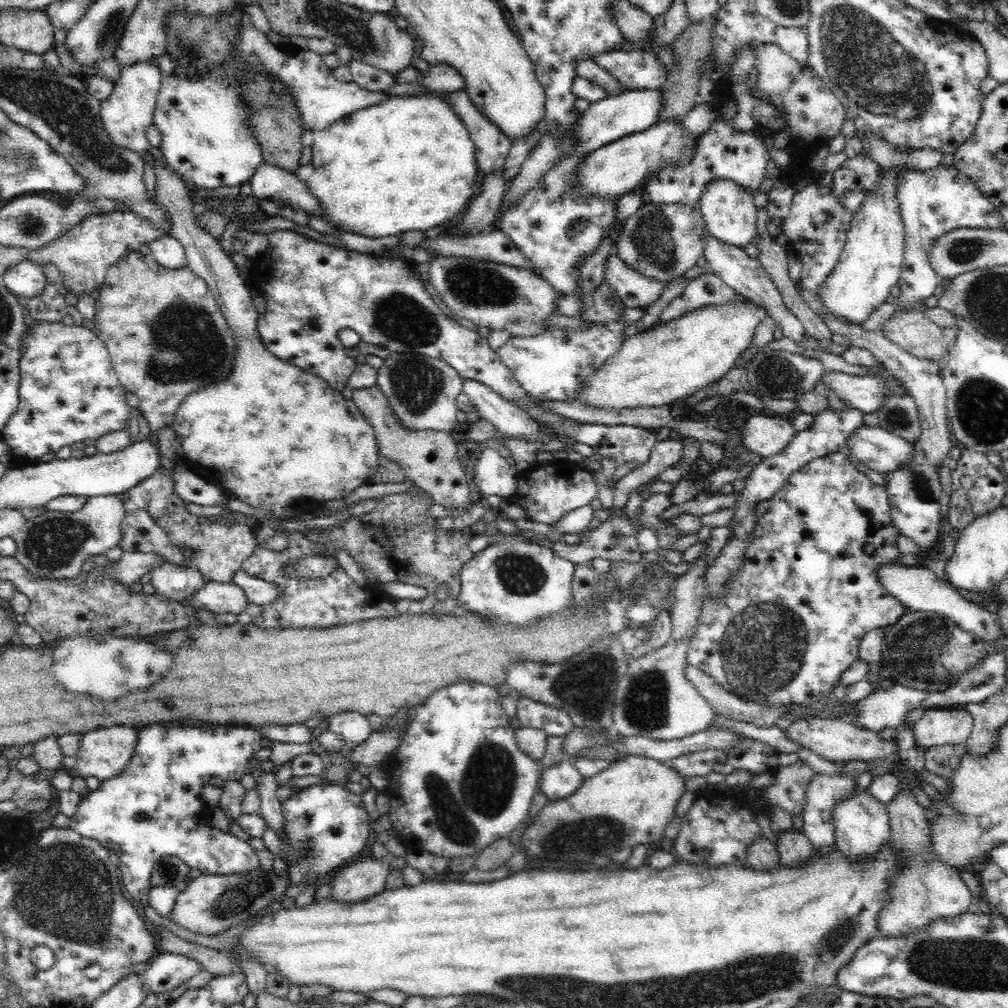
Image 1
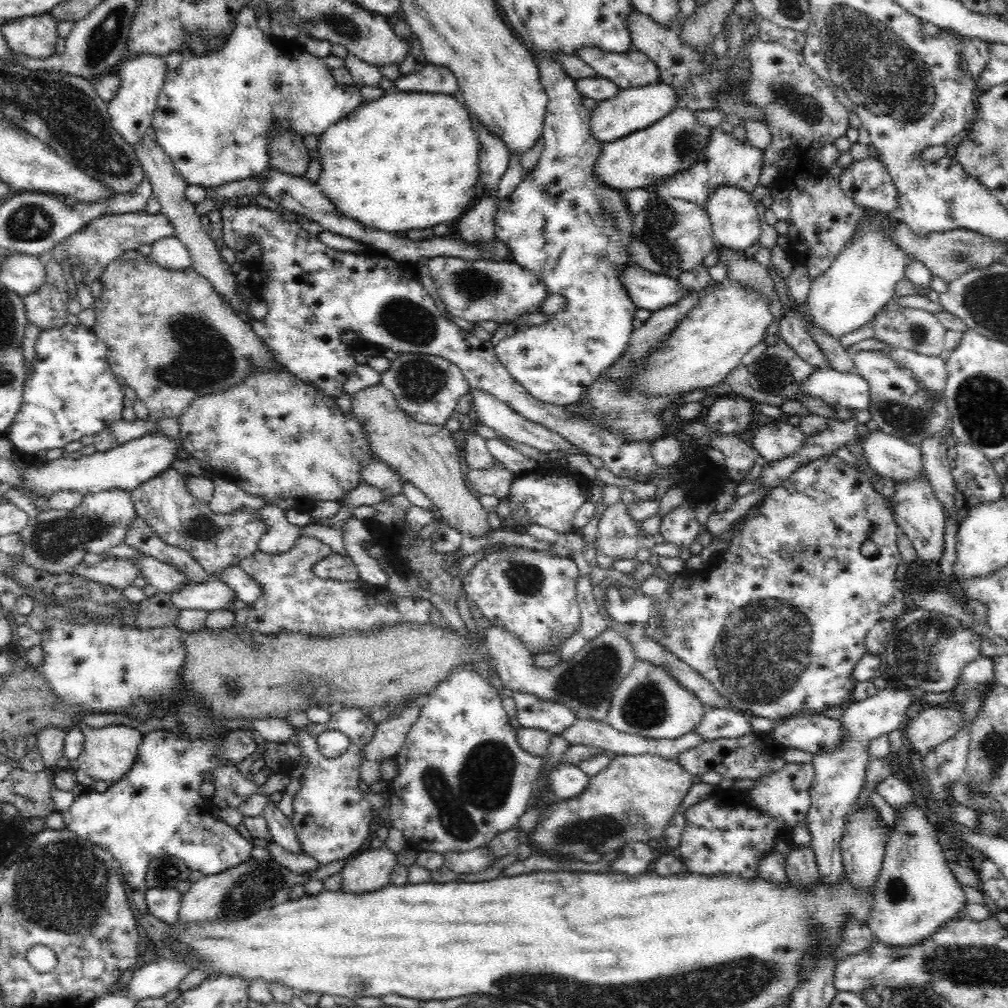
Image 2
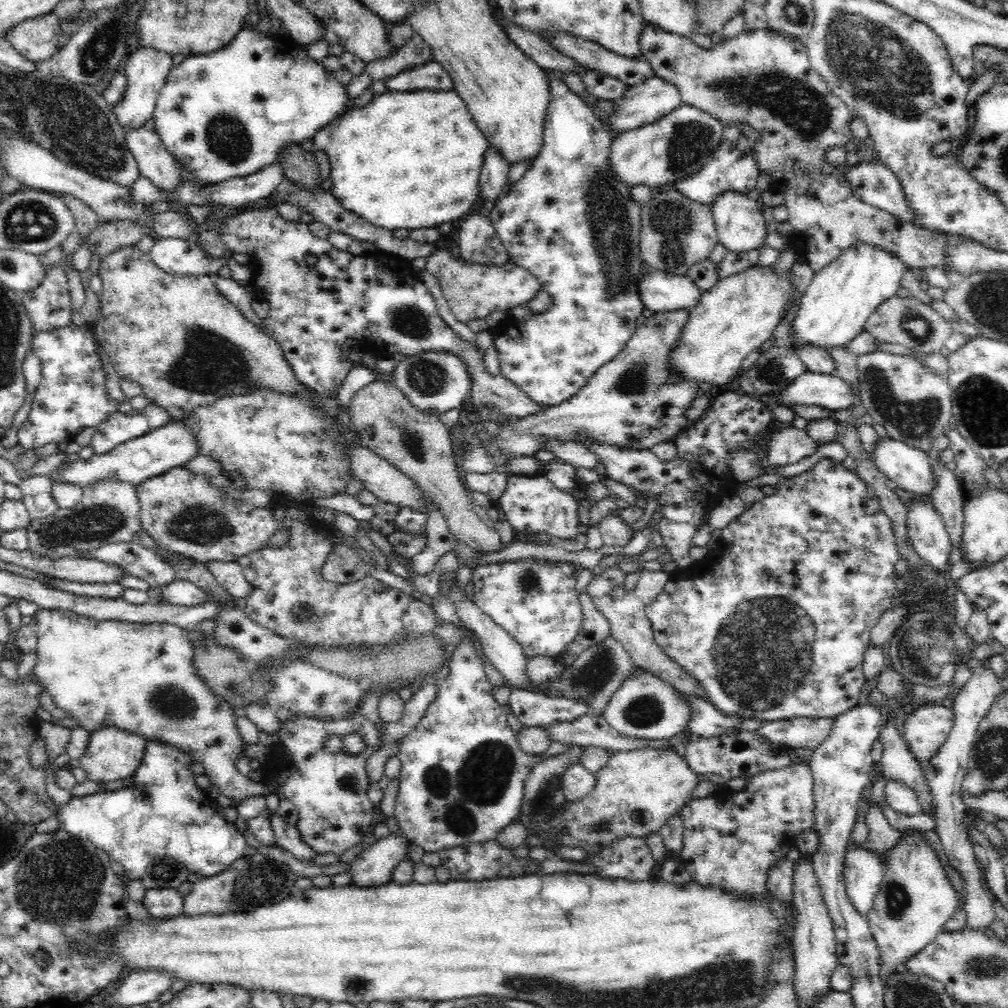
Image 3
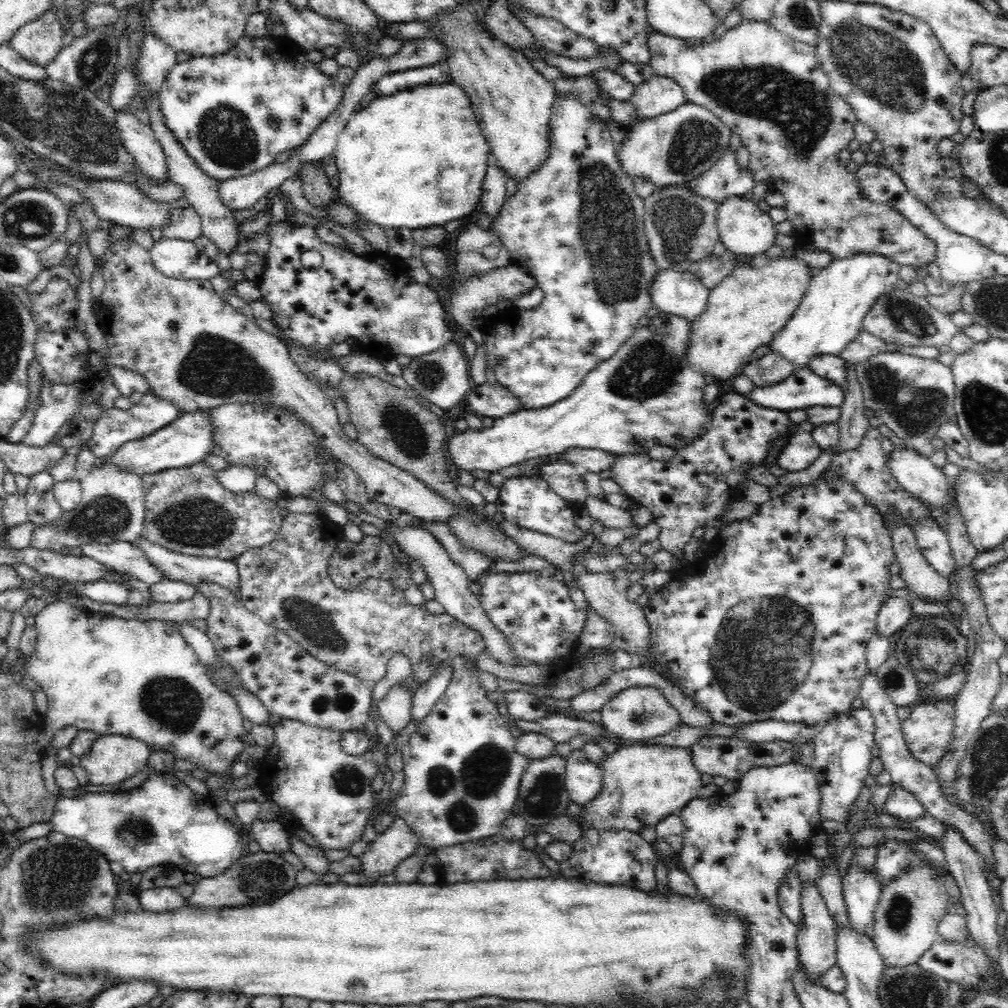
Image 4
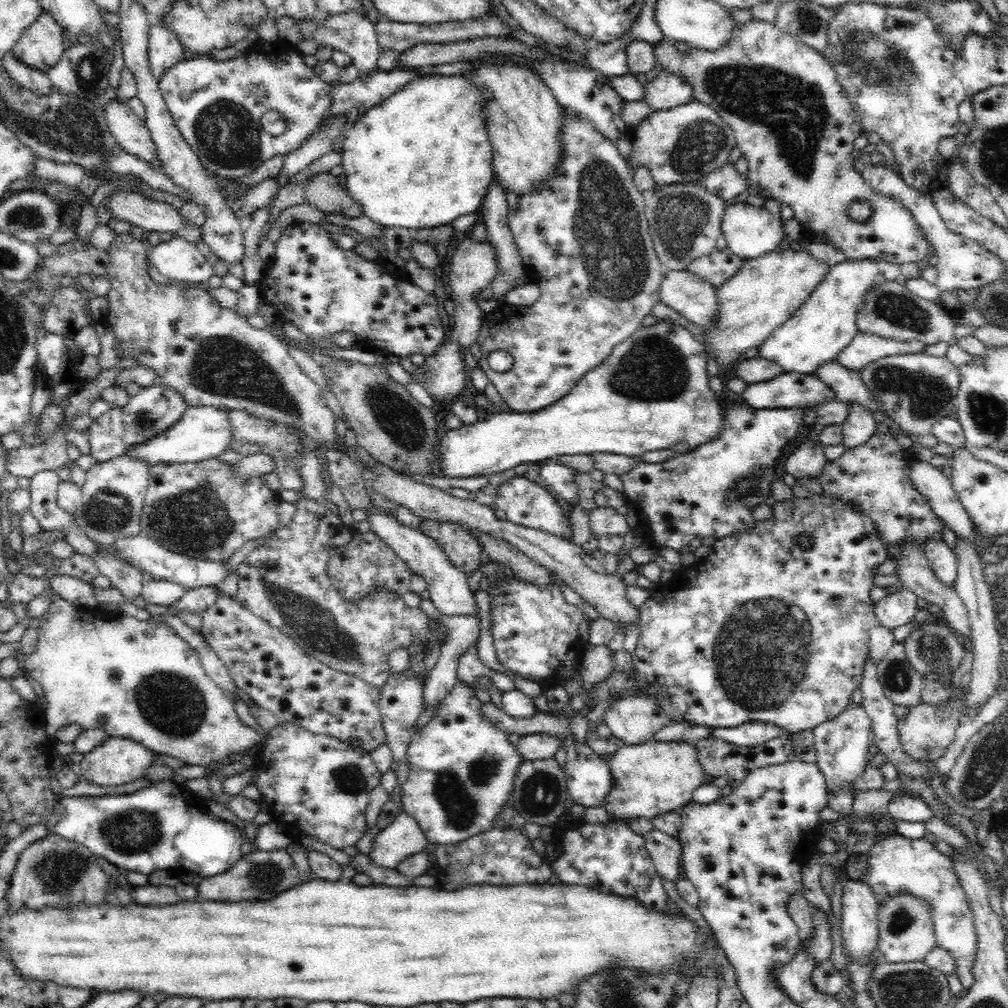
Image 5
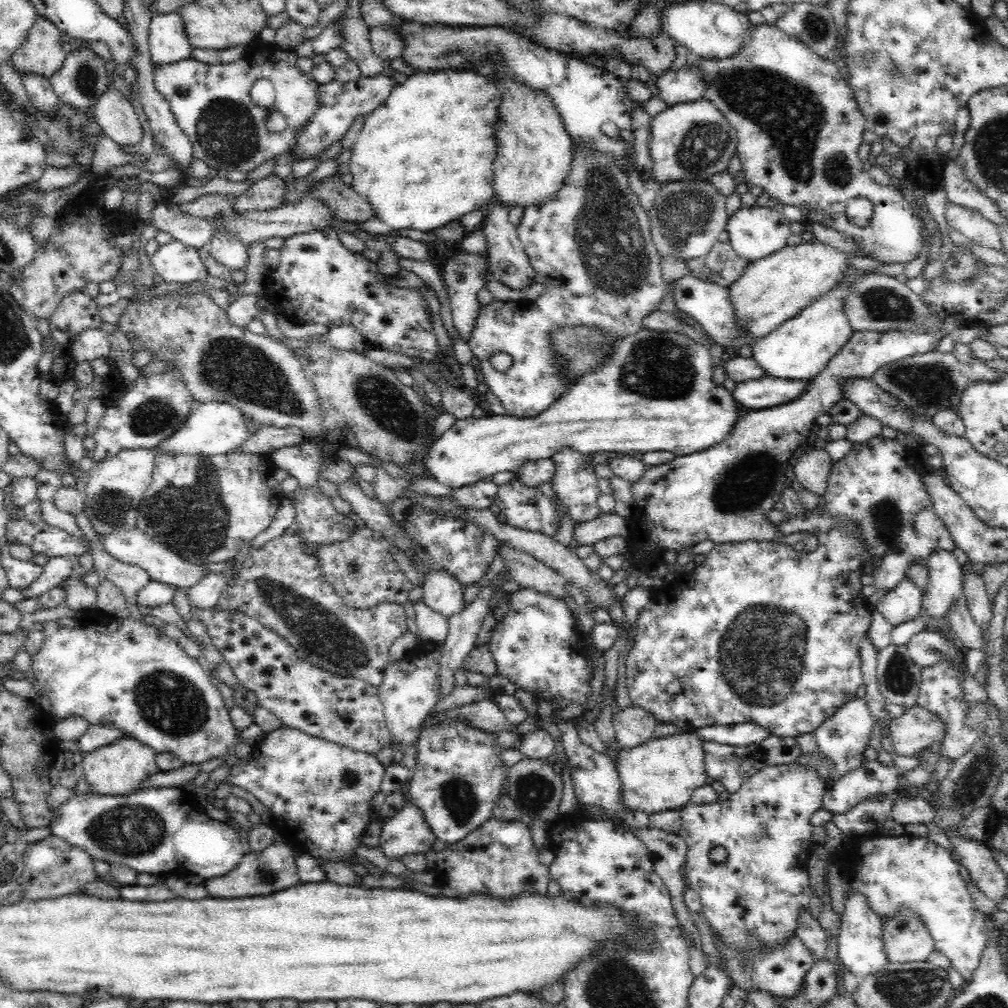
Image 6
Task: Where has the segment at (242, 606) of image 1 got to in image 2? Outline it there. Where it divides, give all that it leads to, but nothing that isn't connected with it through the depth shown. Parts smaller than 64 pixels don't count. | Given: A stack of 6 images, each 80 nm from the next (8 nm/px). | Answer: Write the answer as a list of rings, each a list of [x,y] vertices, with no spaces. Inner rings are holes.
[[[219,579],[196,583],[176,591],[171,596],[172,602],[180,609],[198,609],[212,612],[231,609],[238,597],[234,590],[224,585]]]

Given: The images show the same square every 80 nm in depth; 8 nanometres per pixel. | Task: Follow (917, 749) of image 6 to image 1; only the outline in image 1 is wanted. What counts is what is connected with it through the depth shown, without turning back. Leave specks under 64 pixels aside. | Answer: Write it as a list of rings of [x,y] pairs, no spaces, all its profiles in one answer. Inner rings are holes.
[[[927,709],[913,724],[916,744],[930,748],[944,745],[964,745],[973,727],[972,715],[966,709]]]

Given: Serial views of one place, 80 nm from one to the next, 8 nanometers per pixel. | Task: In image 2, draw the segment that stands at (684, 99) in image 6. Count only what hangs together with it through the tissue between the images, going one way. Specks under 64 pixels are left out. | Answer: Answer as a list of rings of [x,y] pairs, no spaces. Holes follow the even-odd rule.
[[[652,83],[644,87],[628,87],[619,90],[613,98],[598,101],[596,107],[590,111],[590,133],[600,145],[606,144],[624,135],[632,134],[637,130],[644,130],[652,123],[660,121],[667,116],[676,106],[675,90],[664,83]]]

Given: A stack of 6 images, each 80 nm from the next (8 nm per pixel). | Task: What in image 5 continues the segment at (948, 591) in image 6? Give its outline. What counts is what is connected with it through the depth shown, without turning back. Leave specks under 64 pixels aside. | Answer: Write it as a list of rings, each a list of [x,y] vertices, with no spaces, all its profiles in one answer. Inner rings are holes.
[[[933,537],[922,546],[921,550],[925,553],[936,578],[946,585],[954,586],[957,576],[957,559],[944,539]]]

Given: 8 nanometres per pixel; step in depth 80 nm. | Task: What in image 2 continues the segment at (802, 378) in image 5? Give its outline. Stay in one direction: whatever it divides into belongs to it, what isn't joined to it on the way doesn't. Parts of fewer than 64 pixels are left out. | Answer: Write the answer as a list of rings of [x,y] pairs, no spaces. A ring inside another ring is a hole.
[[[832,367],[818,369],[801,384],[801,392],[822,398],[824,402],[840,404],[851,410],[866,410],[870,402],[870,387],[857,372],[838,372]]]

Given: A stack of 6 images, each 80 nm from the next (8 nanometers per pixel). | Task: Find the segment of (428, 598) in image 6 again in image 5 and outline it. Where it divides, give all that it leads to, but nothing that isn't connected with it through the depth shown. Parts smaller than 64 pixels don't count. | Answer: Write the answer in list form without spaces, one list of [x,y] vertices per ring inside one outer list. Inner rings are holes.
[[[367,512],[368,522],[372,525],[372,531],[390,546],[390,549],[414,571],[414,574],[423,576],[428,584],[427,590],[430,592],[430,599],[438,612],[448,616],[479,616],[478,603],[476,602],[475,593],[469,588],[467,575],[458,570],[449,562],[444,551],[440,549],[432,538],[417,529],[408,528],[397,519],[388,518],[381,512]]]

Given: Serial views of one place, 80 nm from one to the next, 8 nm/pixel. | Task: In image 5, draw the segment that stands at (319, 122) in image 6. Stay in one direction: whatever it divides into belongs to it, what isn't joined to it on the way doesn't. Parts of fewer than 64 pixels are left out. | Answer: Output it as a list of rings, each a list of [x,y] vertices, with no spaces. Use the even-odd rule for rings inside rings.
[[[396,68],[391,72],[374,72],[364,80],[356,78],[352,84],[338,83],[338,86],[333,88],[329,116],[347,114],[352,108],[360,106],[371,108],[418,78],[428,78],[428,76],[422,75],[417,70]]]

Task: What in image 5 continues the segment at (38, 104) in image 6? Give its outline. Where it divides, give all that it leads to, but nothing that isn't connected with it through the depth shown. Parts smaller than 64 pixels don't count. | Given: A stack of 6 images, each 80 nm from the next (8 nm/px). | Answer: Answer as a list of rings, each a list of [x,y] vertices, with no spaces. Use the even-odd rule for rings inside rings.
[[[9,51],[1,59],[4,71],[12,78],[16,85],[20,85],[36,95],[48,95],[51,81],[44,70],[36,70],[16,59],[16,56]]]

